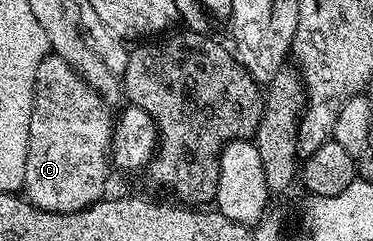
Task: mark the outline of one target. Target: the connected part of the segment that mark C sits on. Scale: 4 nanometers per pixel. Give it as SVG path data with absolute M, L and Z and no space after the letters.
M55 55L42 59L34 83L22 190L34 208L51 213L77 213L105 196L110 144L114 139L114 117L107 108L104 98L81 79L66 59Z

